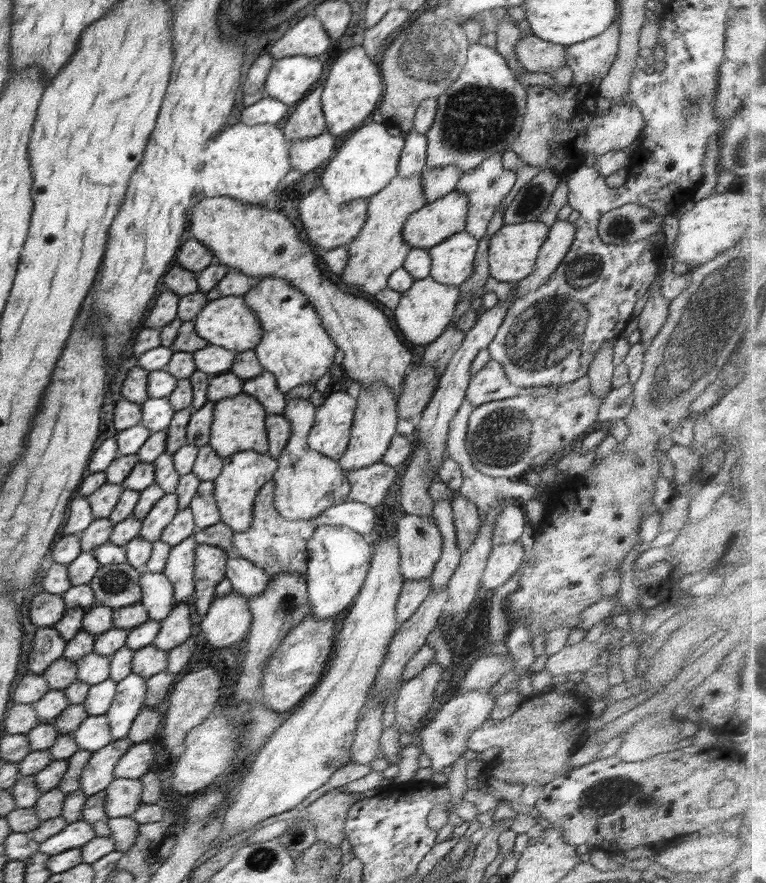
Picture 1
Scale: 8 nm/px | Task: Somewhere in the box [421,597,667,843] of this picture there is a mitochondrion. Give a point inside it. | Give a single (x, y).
(605, 796)

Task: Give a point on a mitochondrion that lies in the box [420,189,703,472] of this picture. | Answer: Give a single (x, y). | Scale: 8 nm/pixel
(537, 339)

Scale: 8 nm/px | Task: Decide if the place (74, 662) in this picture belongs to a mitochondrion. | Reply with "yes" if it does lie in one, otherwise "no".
no

